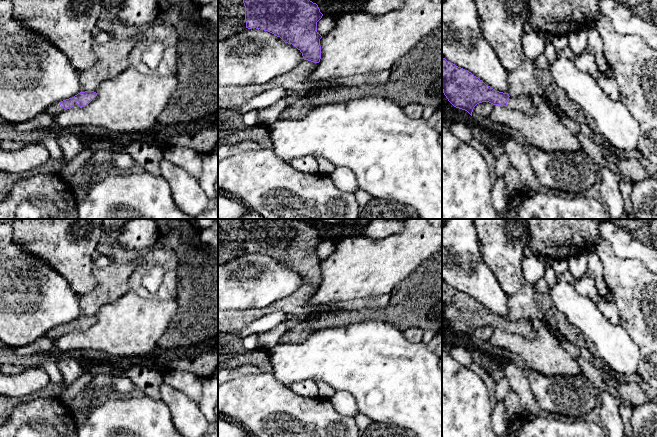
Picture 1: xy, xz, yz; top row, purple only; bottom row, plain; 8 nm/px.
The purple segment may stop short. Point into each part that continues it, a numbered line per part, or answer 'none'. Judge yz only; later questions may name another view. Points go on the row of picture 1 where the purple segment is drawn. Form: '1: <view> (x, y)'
1: yz (522, 103)

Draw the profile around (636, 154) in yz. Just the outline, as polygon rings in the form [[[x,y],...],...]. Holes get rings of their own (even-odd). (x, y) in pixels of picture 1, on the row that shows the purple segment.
[[[636,149],[636,150],[633,150],[633,151],[629,151],[629,152],[625,152],[623,153],[623,155],[625,157],[628,157],[628,158],[636,158],[638,159],[639,161],[642,162],[642,164],[647,167],[647,166],[652,166],[651,163],[647,160],[645,160],[643,158],[643,156],[641,155],[641,153]]]

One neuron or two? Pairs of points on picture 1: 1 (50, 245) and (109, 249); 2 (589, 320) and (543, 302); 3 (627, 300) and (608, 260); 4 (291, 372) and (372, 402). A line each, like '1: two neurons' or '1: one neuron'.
1: two neurons
2: two neurons
3: one neuron
4: one neuron

